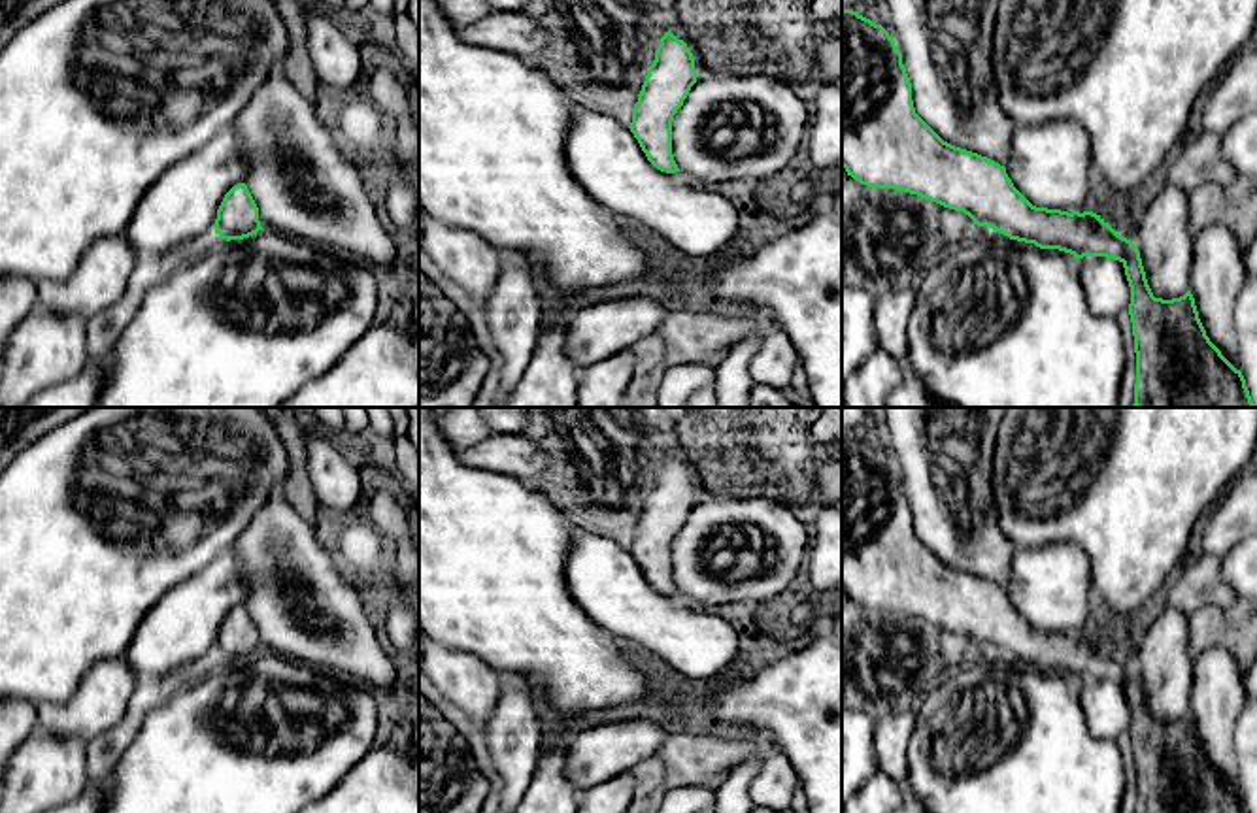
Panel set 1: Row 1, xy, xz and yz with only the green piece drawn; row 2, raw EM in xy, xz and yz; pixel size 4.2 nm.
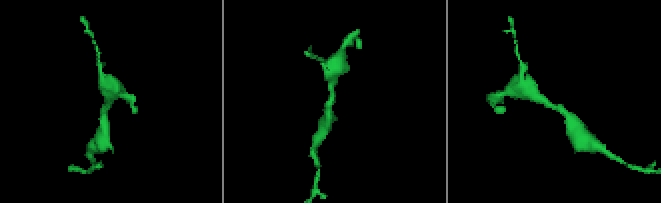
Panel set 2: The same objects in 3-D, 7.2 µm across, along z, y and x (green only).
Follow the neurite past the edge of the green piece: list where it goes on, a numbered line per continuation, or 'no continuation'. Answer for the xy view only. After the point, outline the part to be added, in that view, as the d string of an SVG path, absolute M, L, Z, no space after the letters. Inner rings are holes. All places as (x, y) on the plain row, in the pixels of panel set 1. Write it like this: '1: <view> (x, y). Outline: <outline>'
no continuation

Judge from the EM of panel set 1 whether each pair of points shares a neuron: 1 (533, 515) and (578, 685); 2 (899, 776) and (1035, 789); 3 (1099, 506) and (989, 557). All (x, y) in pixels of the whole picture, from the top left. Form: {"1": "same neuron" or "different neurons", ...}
{"1": "same neuron", "2": "different neurons", "3": "different neurons"}

